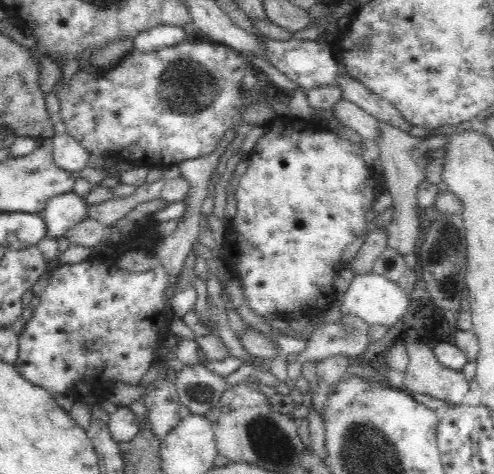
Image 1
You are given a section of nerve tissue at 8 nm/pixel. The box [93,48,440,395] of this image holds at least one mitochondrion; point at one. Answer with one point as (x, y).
(187, 86)

